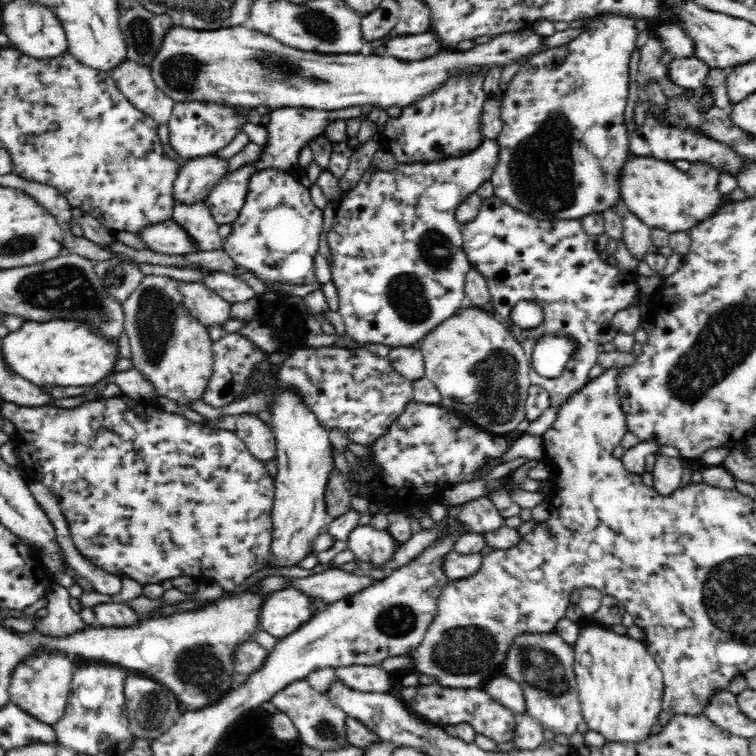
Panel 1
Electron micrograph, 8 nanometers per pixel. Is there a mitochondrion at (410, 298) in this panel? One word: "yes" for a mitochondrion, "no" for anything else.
yes

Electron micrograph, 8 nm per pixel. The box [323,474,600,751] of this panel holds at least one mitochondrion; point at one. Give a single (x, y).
(464, 648)

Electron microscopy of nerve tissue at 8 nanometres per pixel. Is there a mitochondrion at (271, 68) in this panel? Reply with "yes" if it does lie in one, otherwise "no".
yes

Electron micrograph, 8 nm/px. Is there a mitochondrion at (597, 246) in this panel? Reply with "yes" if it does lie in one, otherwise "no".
no

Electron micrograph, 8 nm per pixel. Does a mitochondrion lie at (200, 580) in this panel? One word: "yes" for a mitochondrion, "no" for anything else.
no

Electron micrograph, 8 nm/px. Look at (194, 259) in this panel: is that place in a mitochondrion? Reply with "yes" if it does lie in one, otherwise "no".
no

